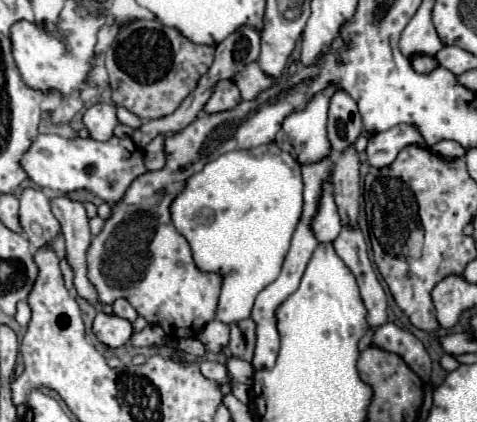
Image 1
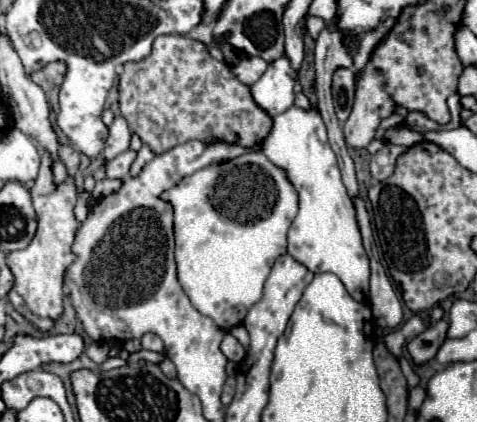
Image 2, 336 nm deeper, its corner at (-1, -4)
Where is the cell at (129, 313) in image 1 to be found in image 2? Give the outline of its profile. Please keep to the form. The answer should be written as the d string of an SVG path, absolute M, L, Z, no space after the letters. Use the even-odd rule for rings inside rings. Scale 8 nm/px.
M155 333L143 335L143 337L141 337L141 347L143 347L143 349L149 349L149 351L163 353L163 341L161 341Z

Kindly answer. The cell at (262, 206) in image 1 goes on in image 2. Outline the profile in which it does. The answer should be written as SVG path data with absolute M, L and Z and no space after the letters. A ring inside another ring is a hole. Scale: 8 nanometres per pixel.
M261 151L205 167L183 177L165 197L175 209L175 261L177 277L193 307L211 317L223 331L239 325L247 311L263 297L263 283L277 257L287 253L287 231L297 215L299 197L287 183L281 167L275 167Z

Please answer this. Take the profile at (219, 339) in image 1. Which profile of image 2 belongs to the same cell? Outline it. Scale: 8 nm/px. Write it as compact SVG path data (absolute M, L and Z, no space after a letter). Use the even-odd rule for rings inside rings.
M225 333L223 341L221 341L221 351L233 363L241 363L245 357L245 349L241 347L241 343L231 333Z

